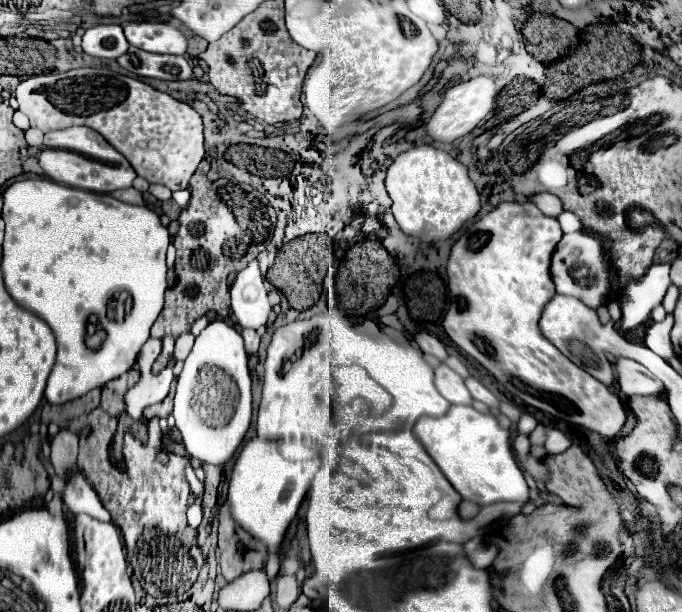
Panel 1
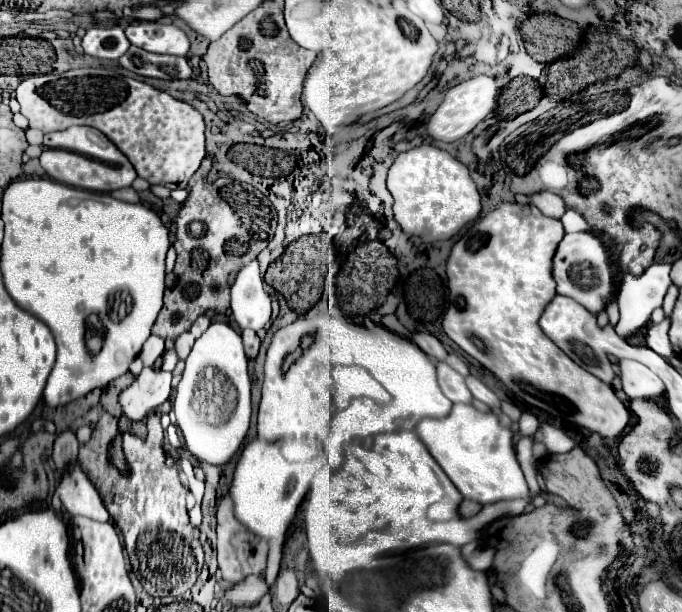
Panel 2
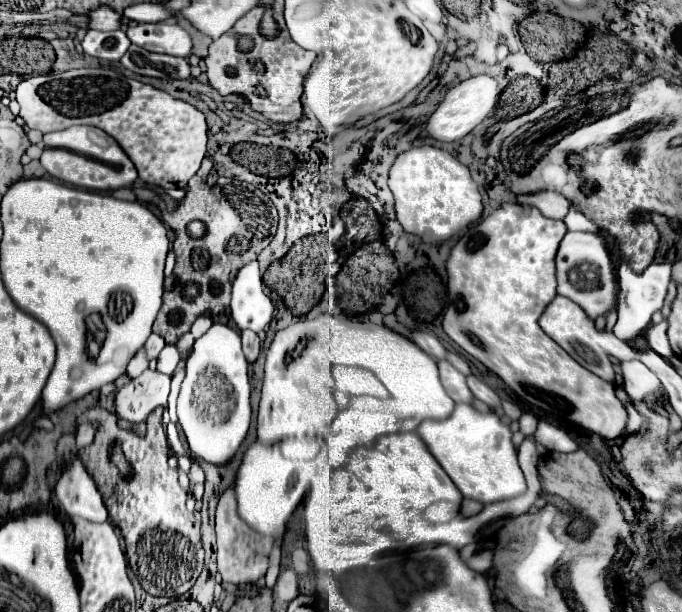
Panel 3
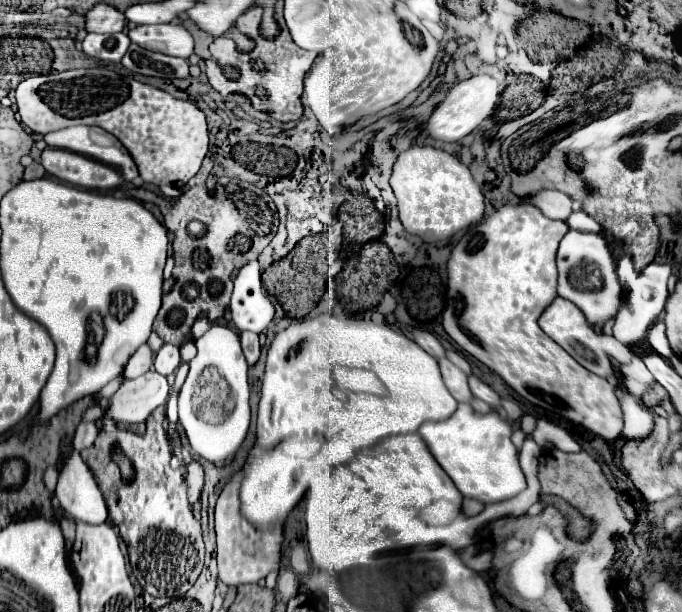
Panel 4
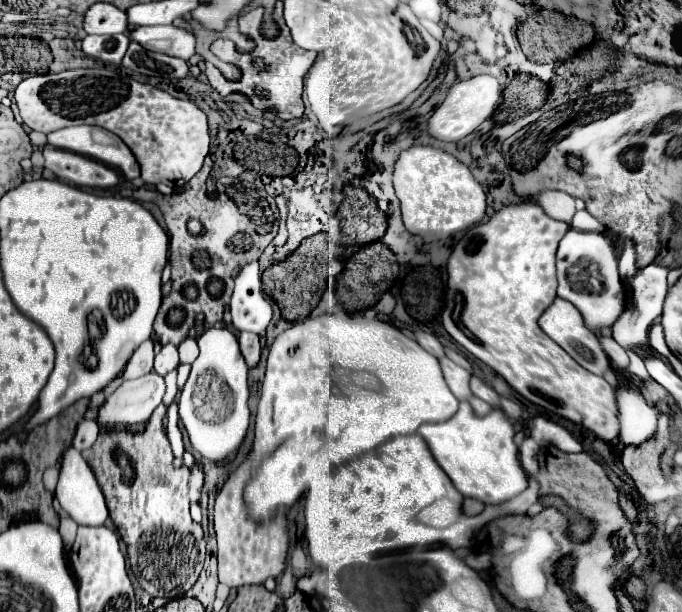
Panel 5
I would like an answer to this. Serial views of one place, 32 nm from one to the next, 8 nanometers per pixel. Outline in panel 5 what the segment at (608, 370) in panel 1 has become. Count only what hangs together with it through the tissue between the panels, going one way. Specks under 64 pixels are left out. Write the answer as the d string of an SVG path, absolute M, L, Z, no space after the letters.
M556 298L556 300L550 304L550 308L540 316L538 324L540 324L540 328L542 328L558 346L562 346L562 348L564 348L582 368L586 368L588 372L602 376L604 372L610 370L610 360L608 360L608 356L604 354L604 350L602 350L602 346L600 346L600 338L594 336L592 332L588 332L588 328L584 326L584 320L582 320L582 316L580 316L580 312L578 312L576 306L572 306L570 302L562 300L562 298Z

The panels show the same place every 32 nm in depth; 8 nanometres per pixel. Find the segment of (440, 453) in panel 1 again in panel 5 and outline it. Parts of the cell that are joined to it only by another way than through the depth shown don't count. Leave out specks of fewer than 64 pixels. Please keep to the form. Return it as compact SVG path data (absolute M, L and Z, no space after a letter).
M460 402L460 410L450 420L424 424L420 426L418 434L426 440L430 452L450 476L456 490L466 498L476 498L484 504L502 504L518 496L528 486L528 478L518 462L514 424L504 416L502 410L476 416L468 402Z

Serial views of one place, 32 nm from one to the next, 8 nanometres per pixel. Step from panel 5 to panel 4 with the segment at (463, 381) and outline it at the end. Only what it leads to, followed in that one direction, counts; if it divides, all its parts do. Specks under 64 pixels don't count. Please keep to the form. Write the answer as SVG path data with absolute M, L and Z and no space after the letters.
M440 358L438 364L440 364L442 378L444 378L444 384L450 390L450 394L458 402L470 402L472 400L472 392L468 388L468 376L458 366L454 366L448 358Z

